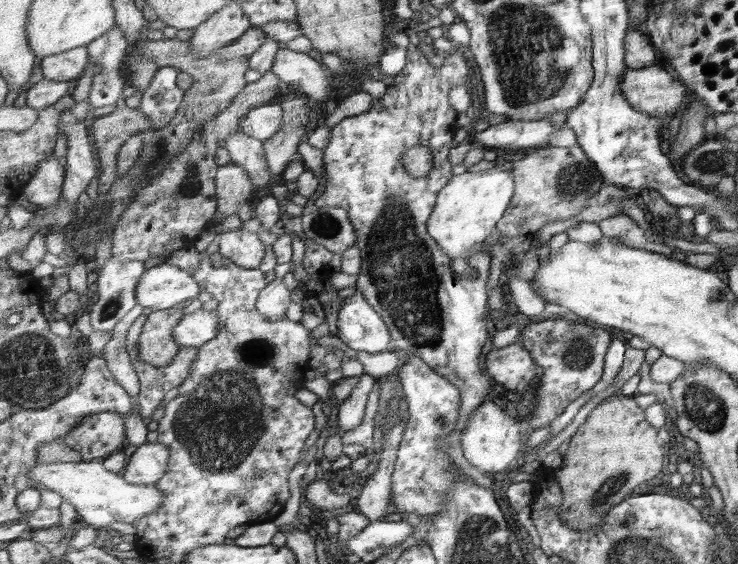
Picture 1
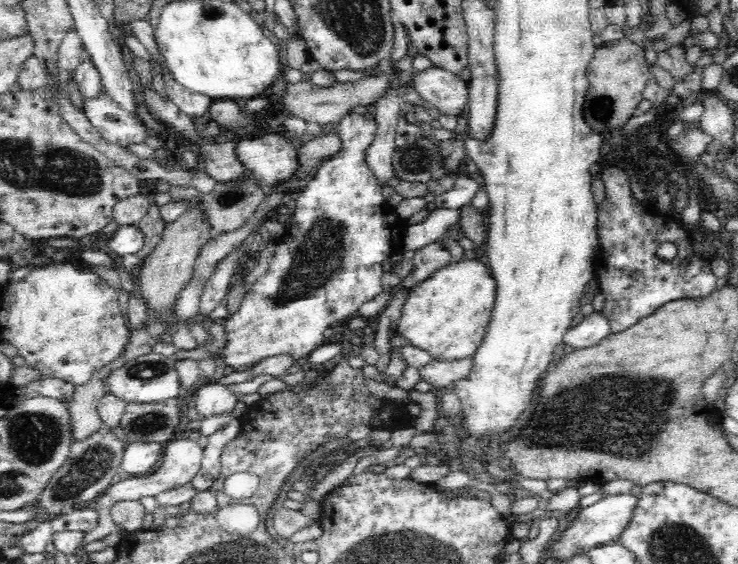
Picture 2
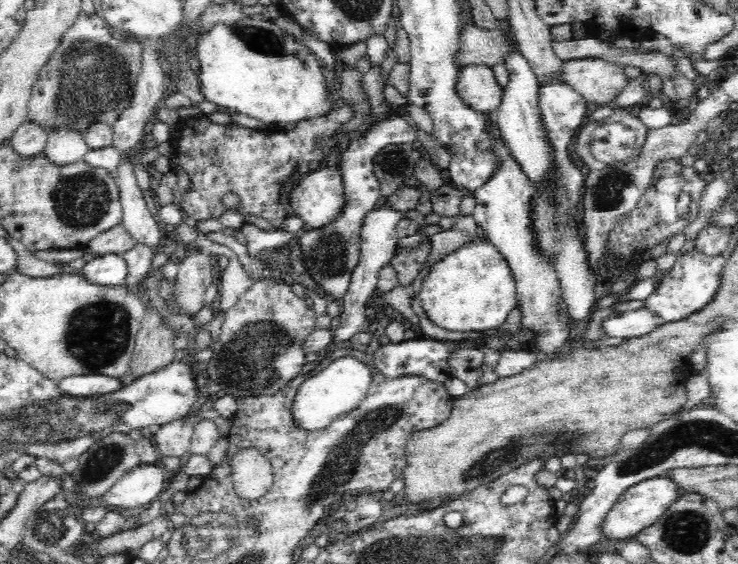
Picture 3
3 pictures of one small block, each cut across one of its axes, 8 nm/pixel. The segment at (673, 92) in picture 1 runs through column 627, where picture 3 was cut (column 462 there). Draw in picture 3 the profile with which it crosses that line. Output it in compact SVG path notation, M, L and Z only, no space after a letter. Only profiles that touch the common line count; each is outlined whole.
M486 65L462 67L457 89L468 107L482 113L497 111L505 92L496 81L493 68Z

